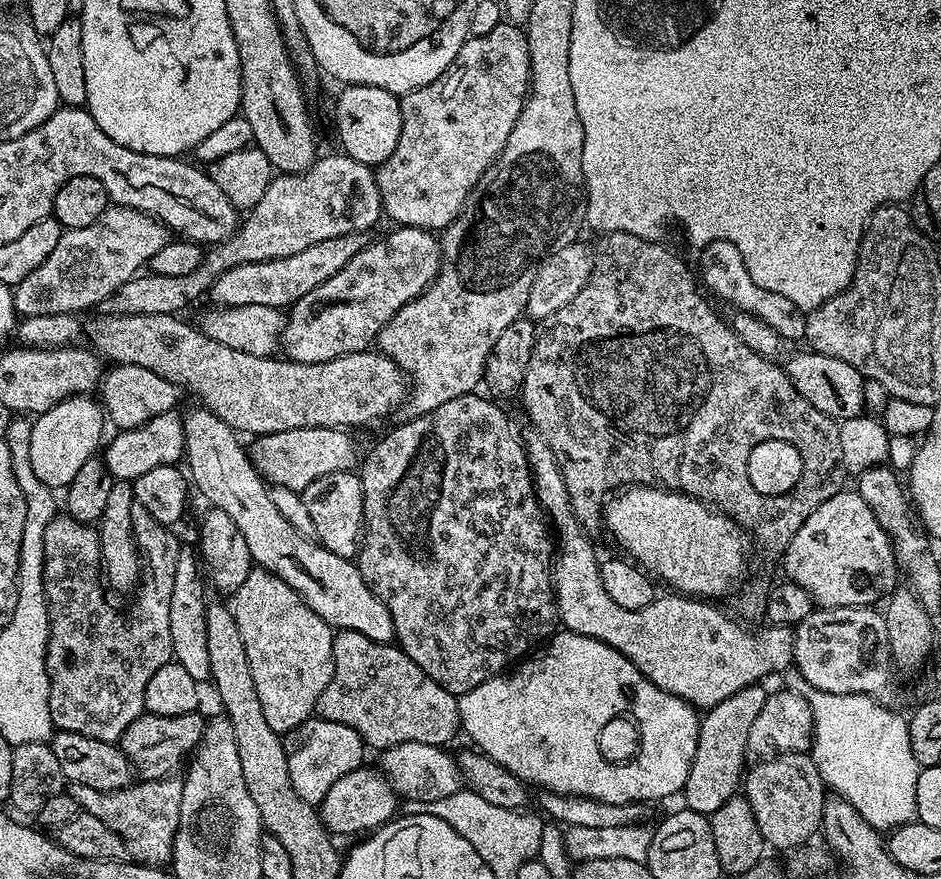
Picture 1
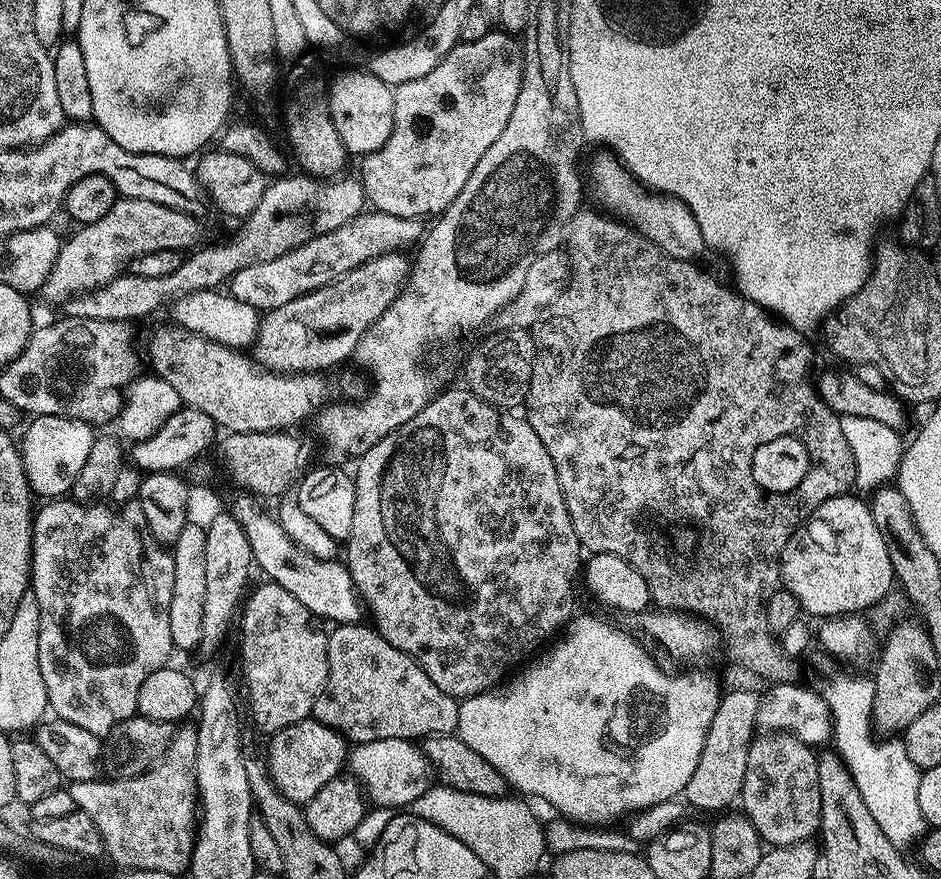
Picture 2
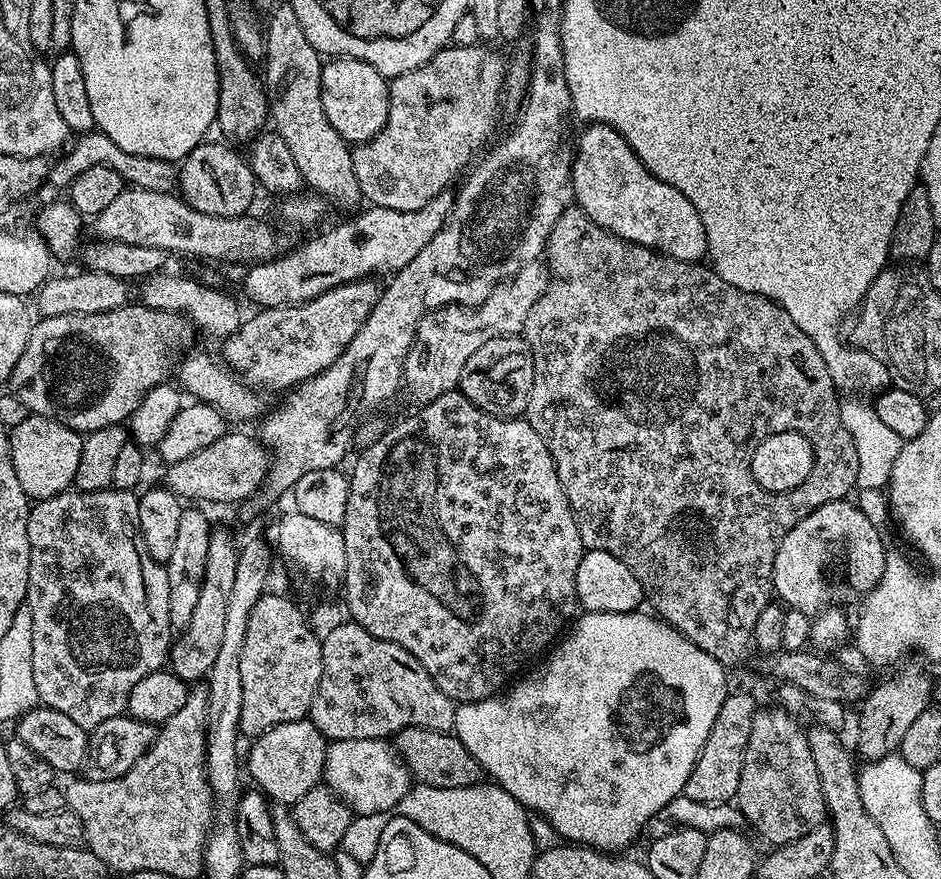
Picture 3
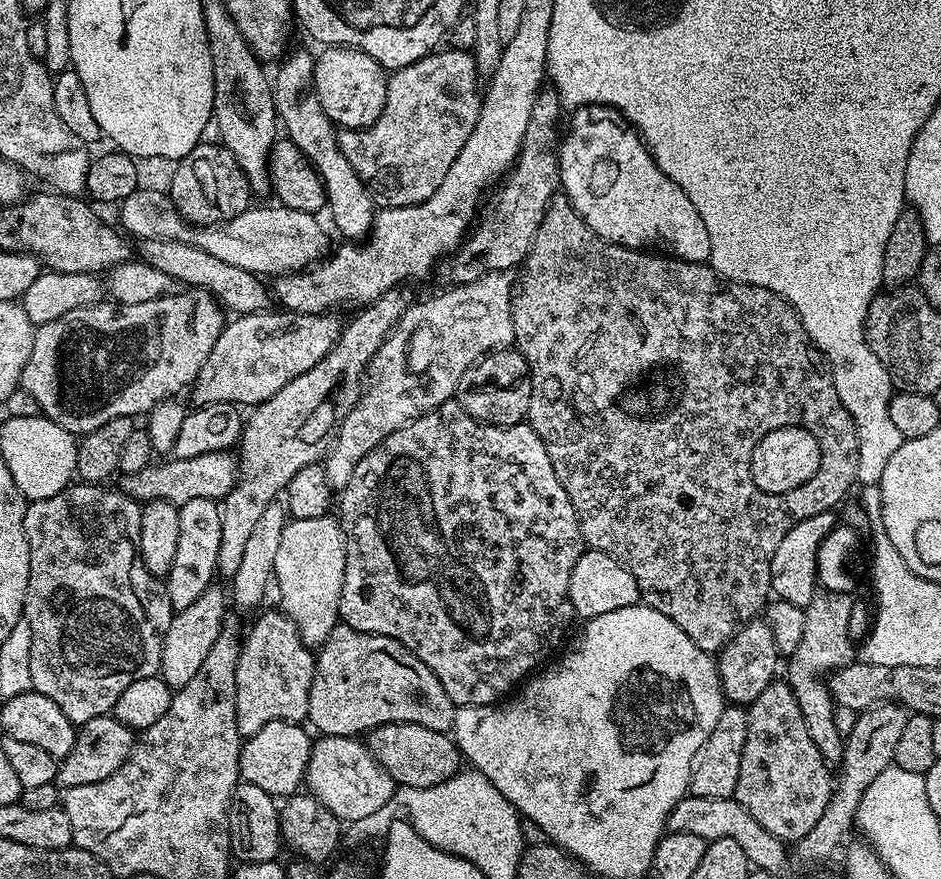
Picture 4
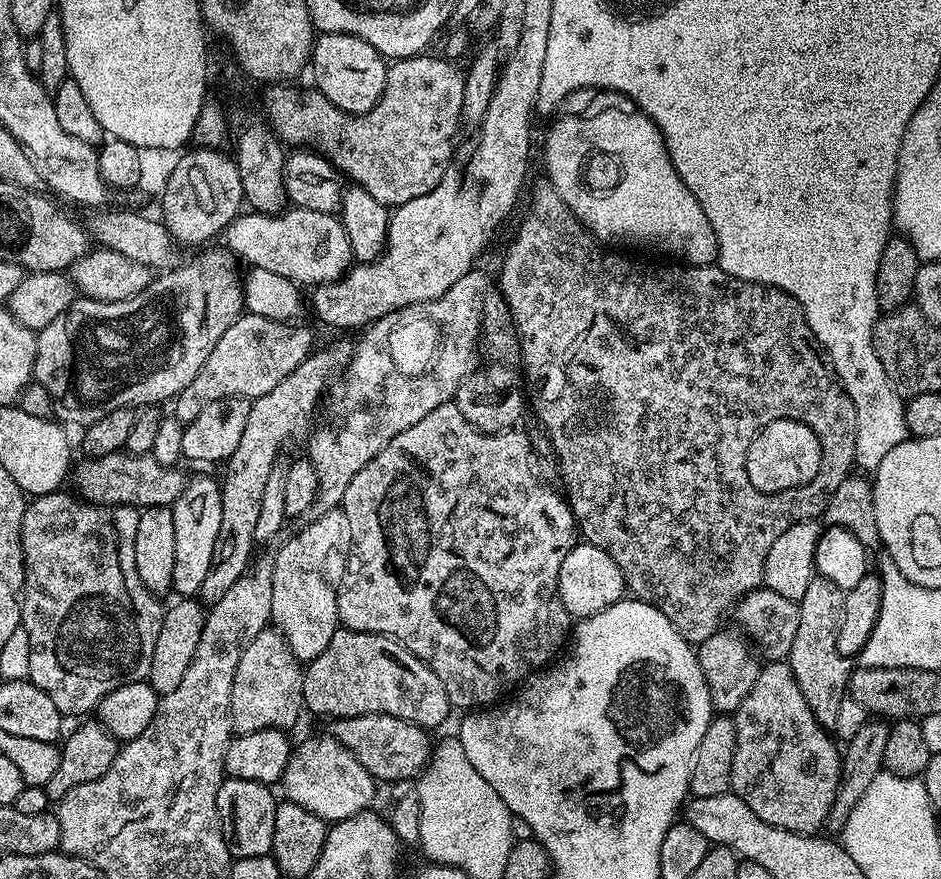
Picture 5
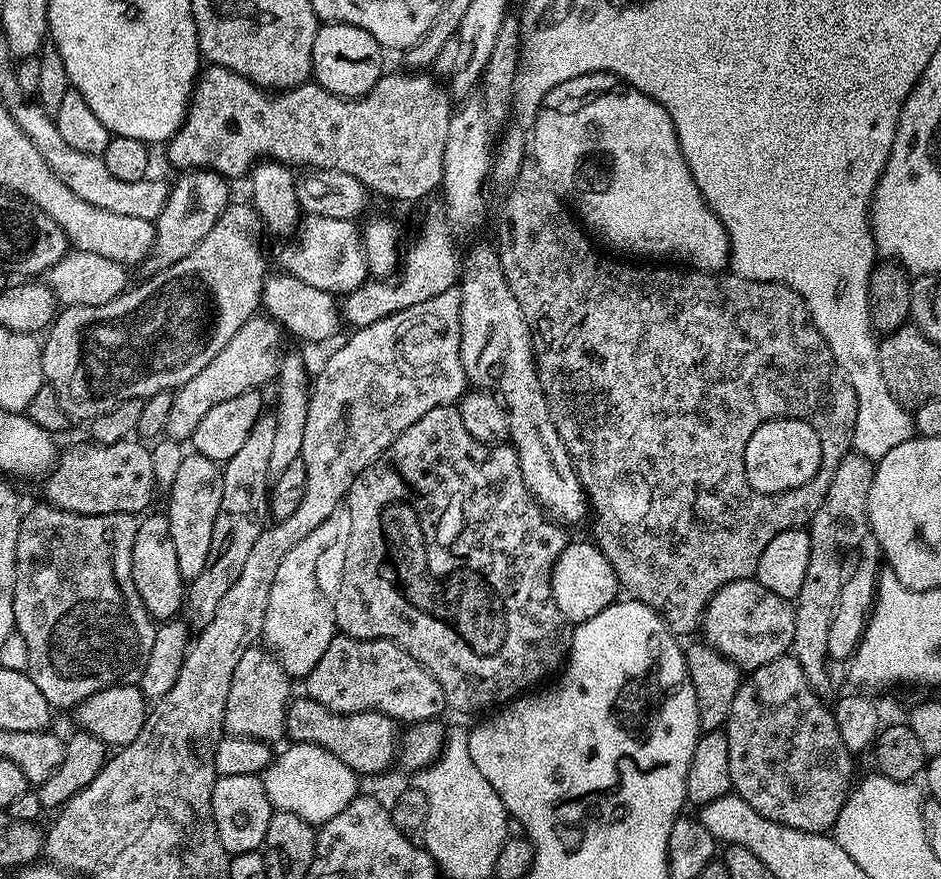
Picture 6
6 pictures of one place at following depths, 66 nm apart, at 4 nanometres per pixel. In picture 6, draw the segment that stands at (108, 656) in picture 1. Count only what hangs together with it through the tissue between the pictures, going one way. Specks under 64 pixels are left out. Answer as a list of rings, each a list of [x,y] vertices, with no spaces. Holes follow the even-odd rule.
[[[40,502],[37,508],[25,511],[20,517],[18,542],[16,543],[16,581],[14,582],[14,622],[15,631],[26,638],[26,651],[30,654],[27,674],[42,690],[42,694],[52,705],[53,709],[75,709],[90,694],[98,694],[98,690],[106,690],[110,686],[119,684],[136,684],[142,678],[142,670],[146,670],[146,661],[150,659],[150,650],[154,647],[154,634],[158,627],[157,621],[152,619],[146,610],[142,598],[138,598],[138,590],[134,586],[132,577],[132,551],[134,550],[134,534],[138,523],[136,516],[130,514],[74,514],[53,504]]]

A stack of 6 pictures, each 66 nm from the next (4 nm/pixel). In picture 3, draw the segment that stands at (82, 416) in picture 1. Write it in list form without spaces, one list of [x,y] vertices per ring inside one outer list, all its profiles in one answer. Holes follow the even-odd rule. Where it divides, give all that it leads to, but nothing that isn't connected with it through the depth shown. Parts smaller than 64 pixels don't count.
[[[29,414],[10,430],[8,445],[12,451],[14,474],[18,474],[22,490],[33,501],[45,500],[73,487],[84,445],[81,433],[59,424],[57,420]]]

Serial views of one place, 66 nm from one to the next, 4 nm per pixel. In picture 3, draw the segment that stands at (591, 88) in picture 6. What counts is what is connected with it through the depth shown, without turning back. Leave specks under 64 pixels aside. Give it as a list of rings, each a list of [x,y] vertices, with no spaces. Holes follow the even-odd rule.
[[[589,123],[585,128],[588,129],[581,136],[579,133],[578,147],[572,157],[572,195],[575,207],[583,210],[594,223],[618,238],[652,248],[670,258],[703,261],[708,246],[706,229],[702,227],[702,218],[698,218],[698,210],[690,206],[690,198],[674,190],[674,186],[662,182],[662,178],[649,174],[636,151],[622,138],[620,132],[608,124]]]

